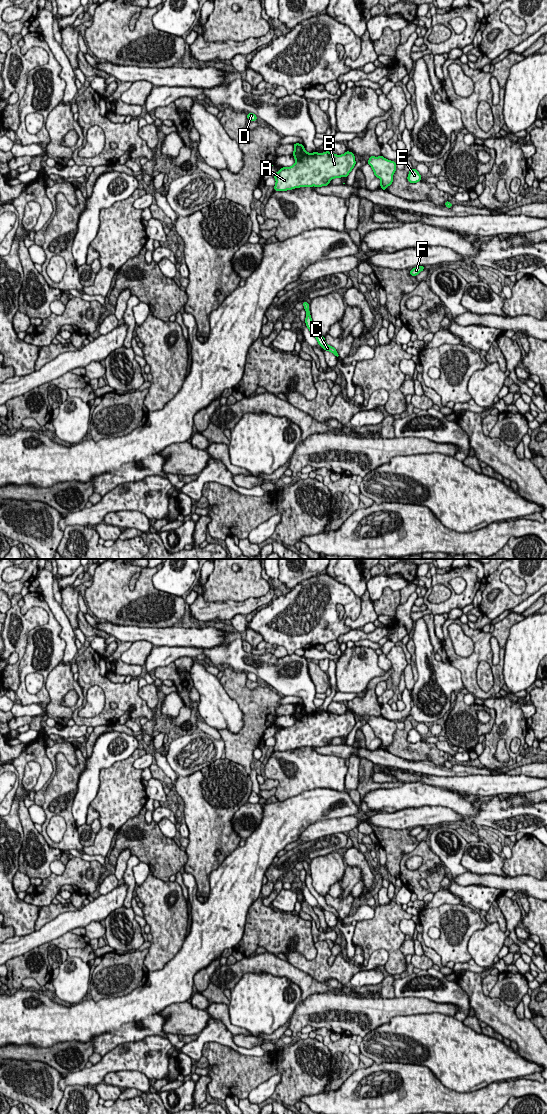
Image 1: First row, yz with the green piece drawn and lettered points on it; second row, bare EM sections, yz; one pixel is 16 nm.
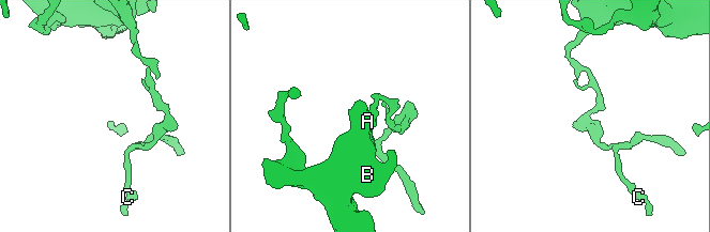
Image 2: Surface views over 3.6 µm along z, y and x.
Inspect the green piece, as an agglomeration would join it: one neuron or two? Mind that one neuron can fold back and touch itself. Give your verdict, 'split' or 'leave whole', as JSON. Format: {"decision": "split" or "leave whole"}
{"decision": "leave whole"}

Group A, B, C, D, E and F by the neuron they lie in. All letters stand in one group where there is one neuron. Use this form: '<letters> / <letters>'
A B C D E F

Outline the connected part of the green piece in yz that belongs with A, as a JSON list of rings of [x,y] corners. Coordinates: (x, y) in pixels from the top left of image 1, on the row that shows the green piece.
[[[295,143],[293,146],[295,164],[282,167],[275,173],[274,191],[327,186],[334,178],[347,177],[356,164],[355,155],[349,151],[342,155],[329,151],[308,153],[302,144]]]

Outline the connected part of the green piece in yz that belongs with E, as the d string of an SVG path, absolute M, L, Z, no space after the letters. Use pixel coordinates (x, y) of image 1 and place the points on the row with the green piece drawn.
M412 168L409 171L407 180L408 180L408 182L414 184L414 183L421 181L421 177L422 177L422 175L420 175L419 172L415 168Z

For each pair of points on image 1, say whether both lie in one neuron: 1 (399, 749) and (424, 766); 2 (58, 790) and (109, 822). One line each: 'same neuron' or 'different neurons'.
1: different neurons
2: different neurons

